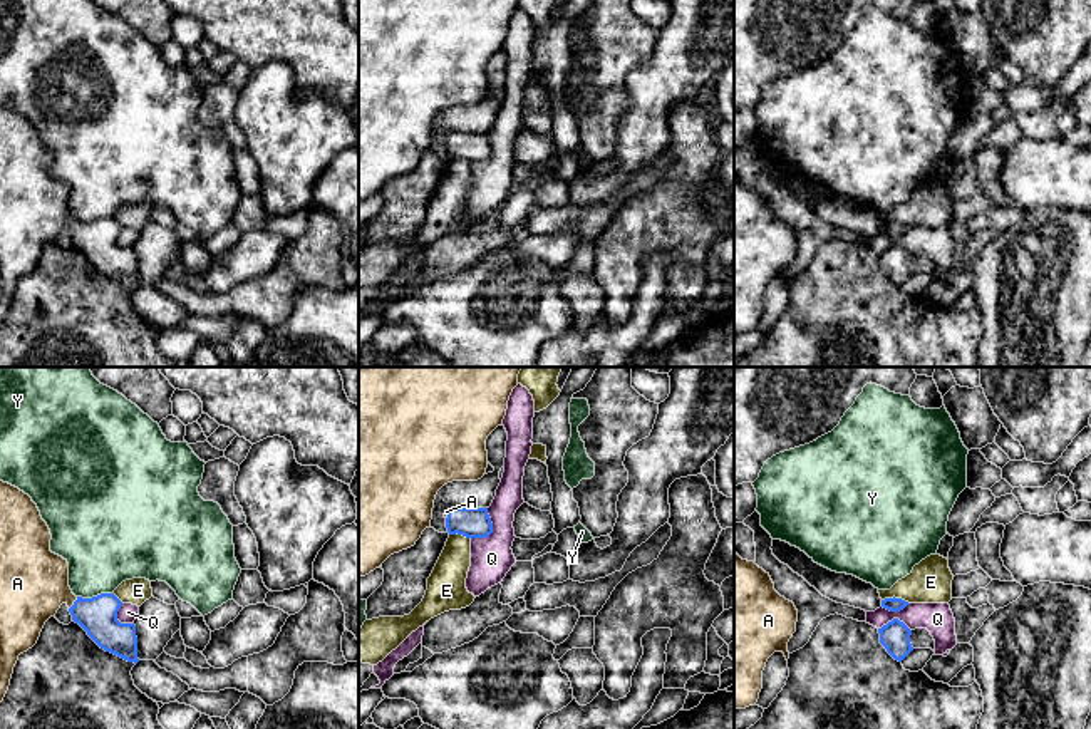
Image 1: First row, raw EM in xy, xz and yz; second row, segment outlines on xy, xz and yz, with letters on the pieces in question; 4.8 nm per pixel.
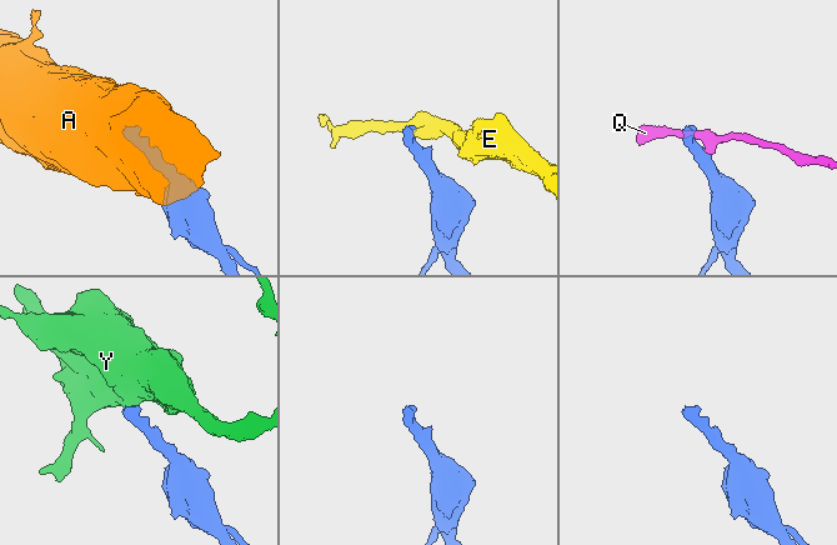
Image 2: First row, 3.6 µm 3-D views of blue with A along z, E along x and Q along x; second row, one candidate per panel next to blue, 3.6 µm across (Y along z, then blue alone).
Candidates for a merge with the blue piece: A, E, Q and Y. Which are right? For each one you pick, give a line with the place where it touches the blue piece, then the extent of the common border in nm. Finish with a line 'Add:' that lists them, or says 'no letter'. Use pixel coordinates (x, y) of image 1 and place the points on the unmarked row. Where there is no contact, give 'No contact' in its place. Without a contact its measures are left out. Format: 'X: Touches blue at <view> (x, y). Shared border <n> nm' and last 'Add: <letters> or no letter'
A: Touches blue at xy (74, 228). Shared border 80 nm
Add: A

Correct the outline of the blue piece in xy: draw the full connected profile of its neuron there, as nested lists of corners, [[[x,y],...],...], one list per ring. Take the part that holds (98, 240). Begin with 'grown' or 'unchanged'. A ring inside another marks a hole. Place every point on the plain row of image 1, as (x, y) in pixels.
grown | [[[0,106],[0,327],[8,315],[18,280],[37,268],[45,246],[62,228],[101,273],[127,287],[139,287],[136,250],[117,245],[122,226],[114,218],[75,221],[69,211],[69,188],[50,176],[50,164],[50,154],[32,122]]]

